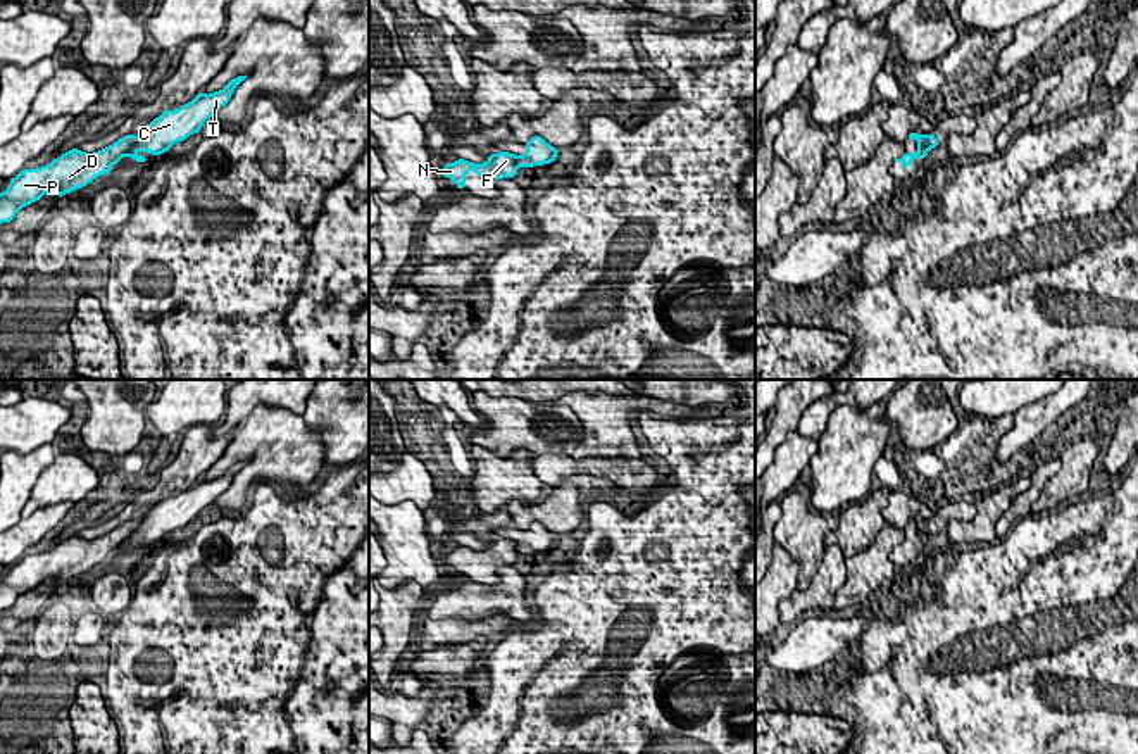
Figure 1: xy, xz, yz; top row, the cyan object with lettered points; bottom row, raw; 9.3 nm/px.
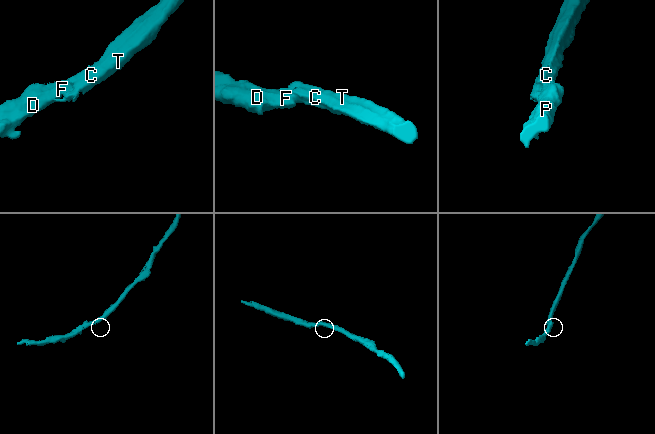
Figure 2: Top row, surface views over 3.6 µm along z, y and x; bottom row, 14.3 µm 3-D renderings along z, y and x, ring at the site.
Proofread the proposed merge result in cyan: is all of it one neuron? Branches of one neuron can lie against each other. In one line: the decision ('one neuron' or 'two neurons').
two neurons

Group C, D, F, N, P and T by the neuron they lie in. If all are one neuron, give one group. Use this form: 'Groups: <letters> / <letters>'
Groups: C T / D F N P

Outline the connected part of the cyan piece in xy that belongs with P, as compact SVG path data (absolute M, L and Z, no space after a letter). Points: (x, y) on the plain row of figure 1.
M129 519L98 538L86 540L72 535L48 552L22 556L0 580L0 611L14 607L19 595L40 587L50 576L62 583L86 573L109 559L134 530L136 523Z

